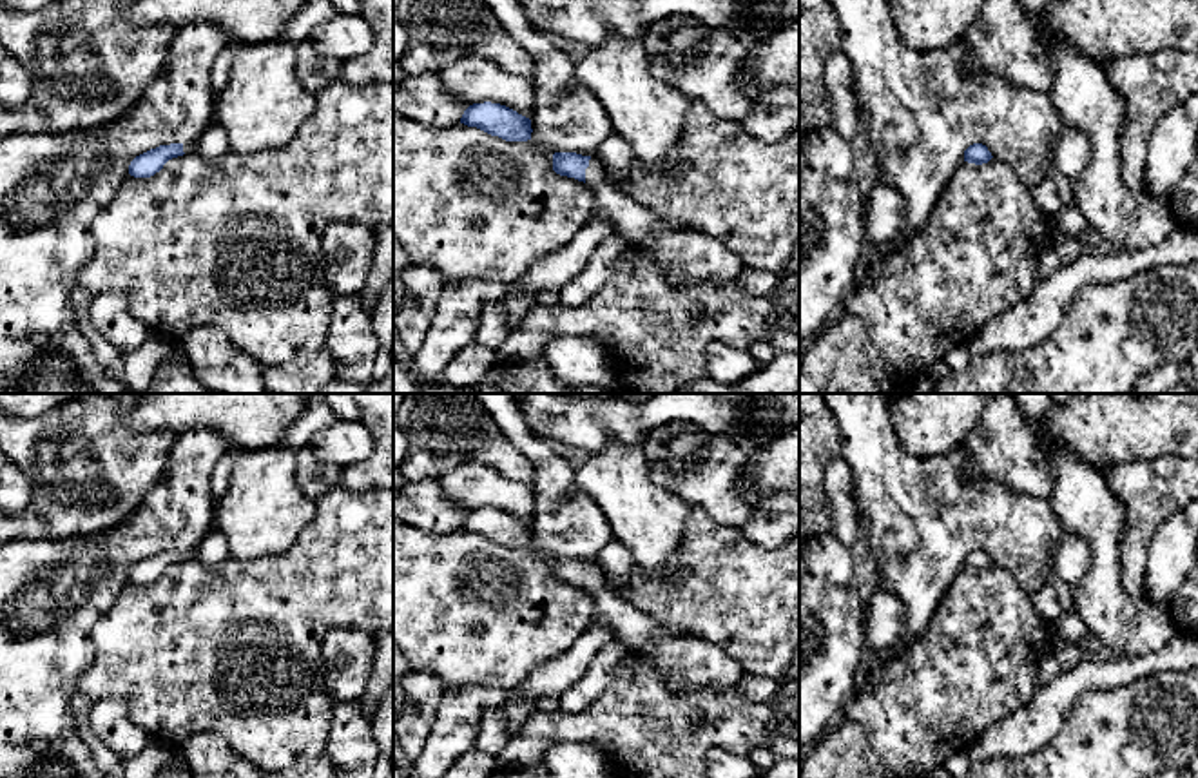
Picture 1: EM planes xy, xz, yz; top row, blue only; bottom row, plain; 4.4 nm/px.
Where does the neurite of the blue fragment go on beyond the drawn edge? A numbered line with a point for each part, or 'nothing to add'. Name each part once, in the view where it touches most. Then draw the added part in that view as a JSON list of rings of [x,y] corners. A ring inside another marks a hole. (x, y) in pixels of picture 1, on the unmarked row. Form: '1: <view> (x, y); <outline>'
1: xz (631, 626); [[[591,562],[585,575],[585,589],[596,600],[596,622],[611,627],[614,640],[629,649],[678,638],[674,633],[660,626],[649,613],[638,609],[622,598],[604,579],[600,564]]]

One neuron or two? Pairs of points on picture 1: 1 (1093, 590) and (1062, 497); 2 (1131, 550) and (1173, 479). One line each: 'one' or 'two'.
1: one
2: one

